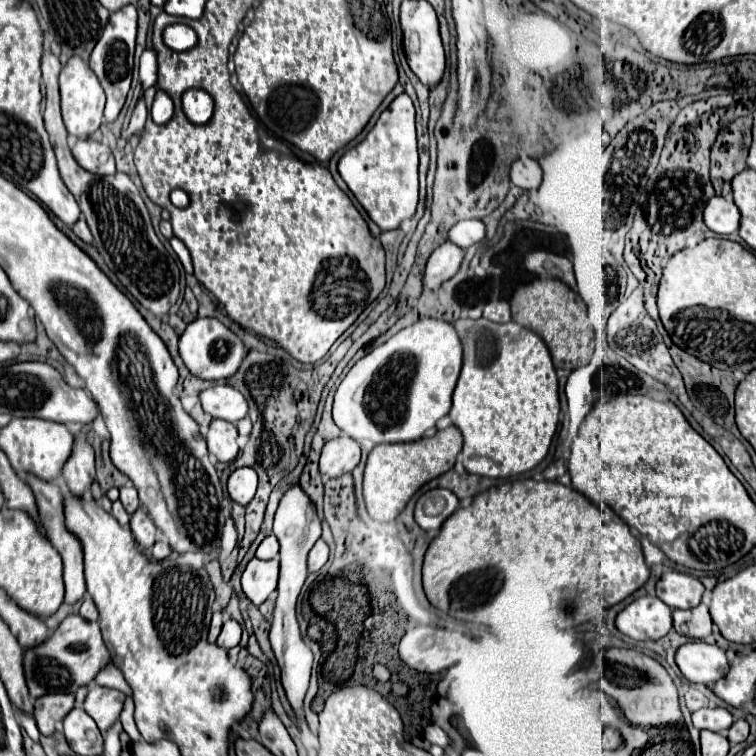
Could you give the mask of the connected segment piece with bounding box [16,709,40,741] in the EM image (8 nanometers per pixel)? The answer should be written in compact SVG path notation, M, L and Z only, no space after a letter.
M16 709L16 717L18 717L20 725L26 729L26 733L28 733L34 741L38 741L38 739L40 739L40 731L38 731L36 721L32 719L32 715L30 715L30 713L24 713L24 711L20 711L20 709Z

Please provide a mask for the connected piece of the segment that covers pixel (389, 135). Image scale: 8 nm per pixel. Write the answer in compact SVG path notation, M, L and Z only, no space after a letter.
M402 93L386 111L380 113L376 125L362 143L348 149L338 161L338 171L366 209L370 219L382 229L398 229L404 219L416 213L418 205L418 147L416 147L416 113L412 99Z

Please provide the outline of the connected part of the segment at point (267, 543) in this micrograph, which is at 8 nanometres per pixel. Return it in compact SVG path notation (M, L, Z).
M268 535L256 549L258 559L274 559L278 555L278 541L274 535Z

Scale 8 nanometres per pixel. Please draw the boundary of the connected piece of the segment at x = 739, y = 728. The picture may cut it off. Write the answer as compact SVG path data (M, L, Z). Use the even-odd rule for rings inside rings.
M744 719L734 721L734 723L732 723L732 727L728 729L726 737L728 737L728 741L730 741L730 745L732 745L732 747L734 747L734 745L738 745L738 743L742 743L742 741L748 737L748 723L746 723Z

